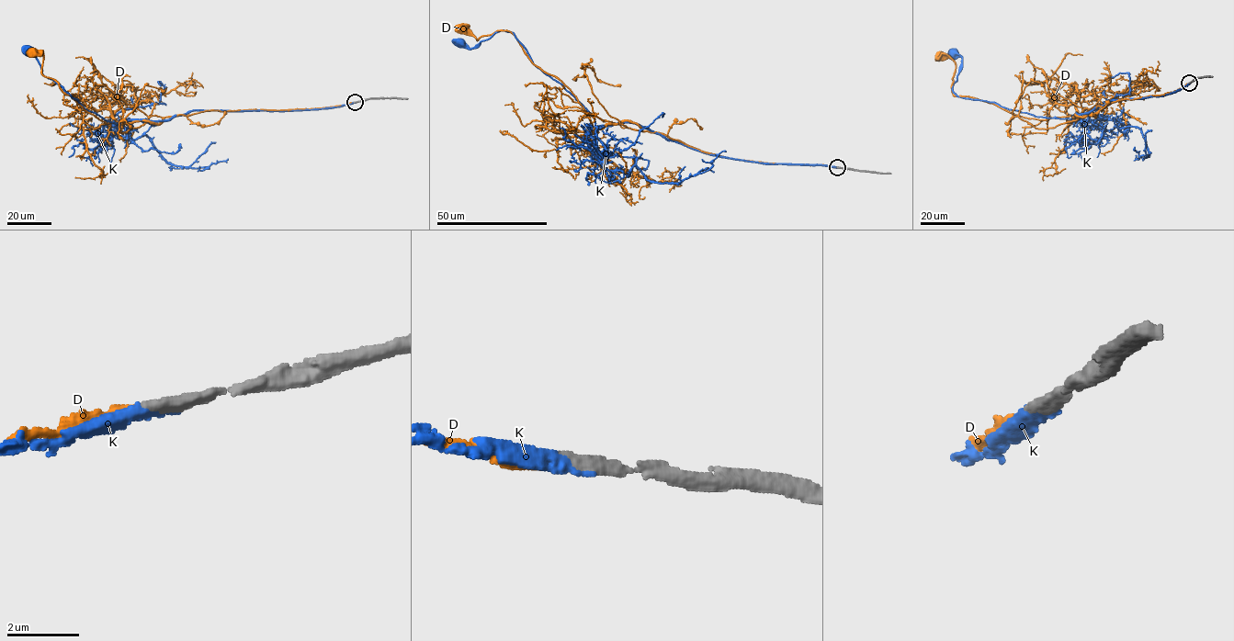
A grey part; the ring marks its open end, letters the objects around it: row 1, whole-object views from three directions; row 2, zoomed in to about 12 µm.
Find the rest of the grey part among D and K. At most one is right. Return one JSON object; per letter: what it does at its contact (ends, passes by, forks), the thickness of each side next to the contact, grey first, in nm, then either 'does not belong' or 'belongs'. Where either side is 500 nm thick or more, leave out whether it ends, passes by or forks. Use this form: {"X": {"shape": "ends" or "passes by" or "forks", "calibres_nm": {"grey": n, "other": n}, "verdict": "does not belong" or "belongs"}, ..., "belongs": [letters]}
{"D": {"shape": "ends", "calibres_nm": {"grey": 440, "other": 150}, "verdict": "does not belong"}, "K": {"shape": "ends", "calibres_nm": {"grey": 460, "other": 360}, "verdict": "belongs"}, "belongs": ["K"]}

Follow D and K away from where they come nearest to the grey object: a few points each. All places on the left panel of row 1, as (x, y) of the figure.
D: (354, 102), (300, 109), (208, 110), (165, 117), (158, 124), (106, 123), (41, 74), (43, 57), (32, 52)
K: (355, 102), (287, 110), (200, 109), (168, 119), (122, 120), (116, 124), (87, 111), (42, 73), (30, 50)

